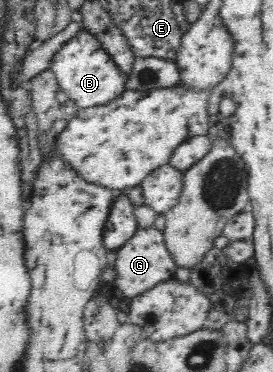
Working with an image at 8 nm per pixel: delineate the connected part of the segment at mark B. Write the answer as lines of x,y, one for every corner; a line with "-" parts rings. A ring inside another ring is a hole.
86,30
65,42
51,58
48,84
50,91
59,92
69,102
69,110
87,109
109,104
126,91
126,78
113,55

